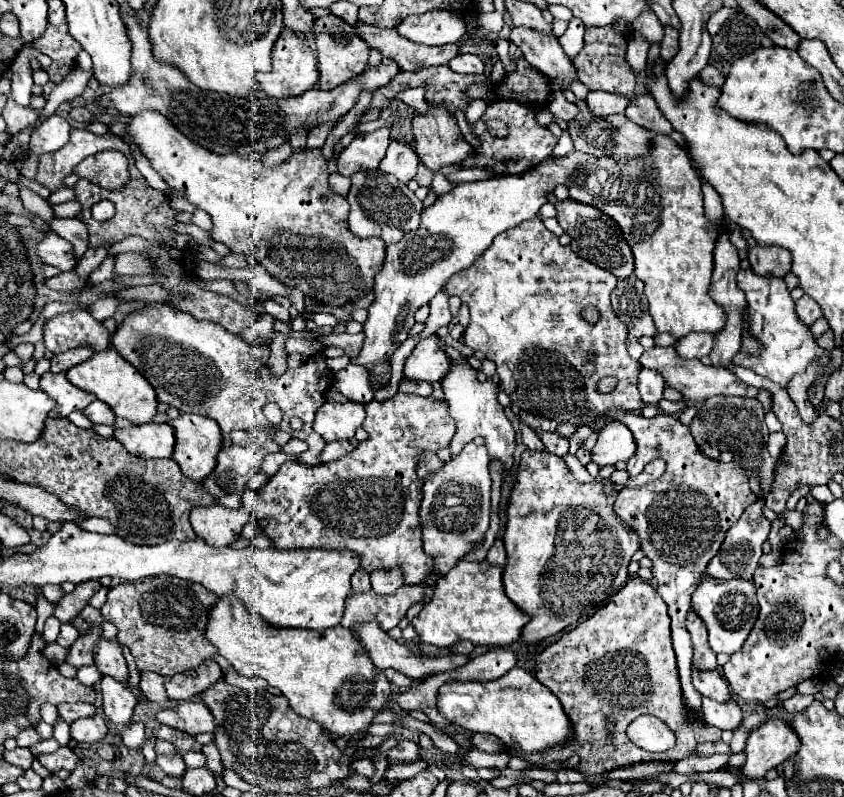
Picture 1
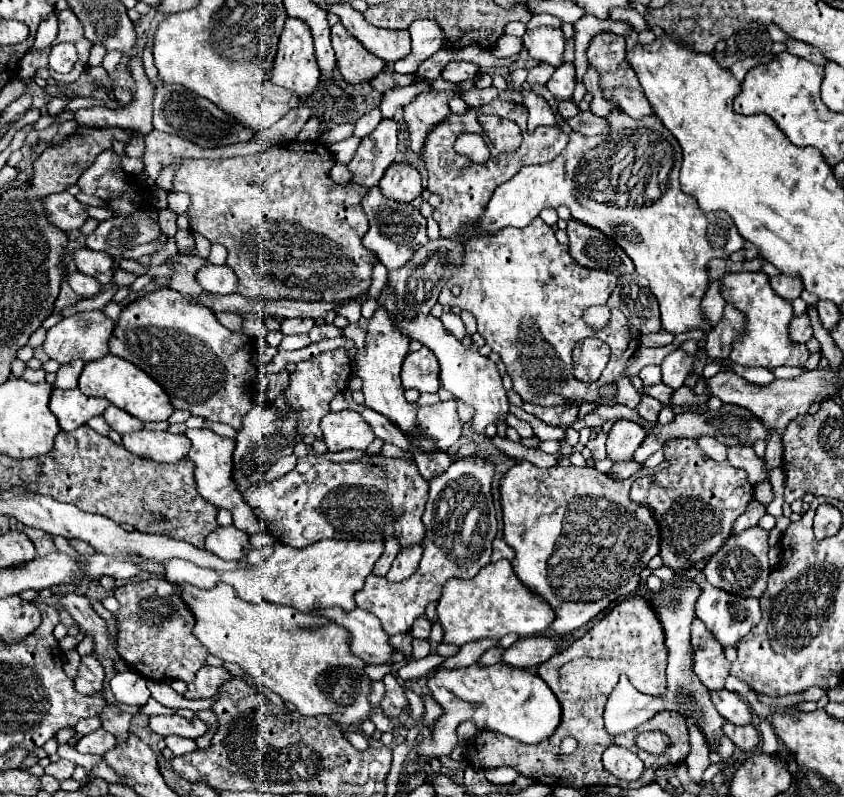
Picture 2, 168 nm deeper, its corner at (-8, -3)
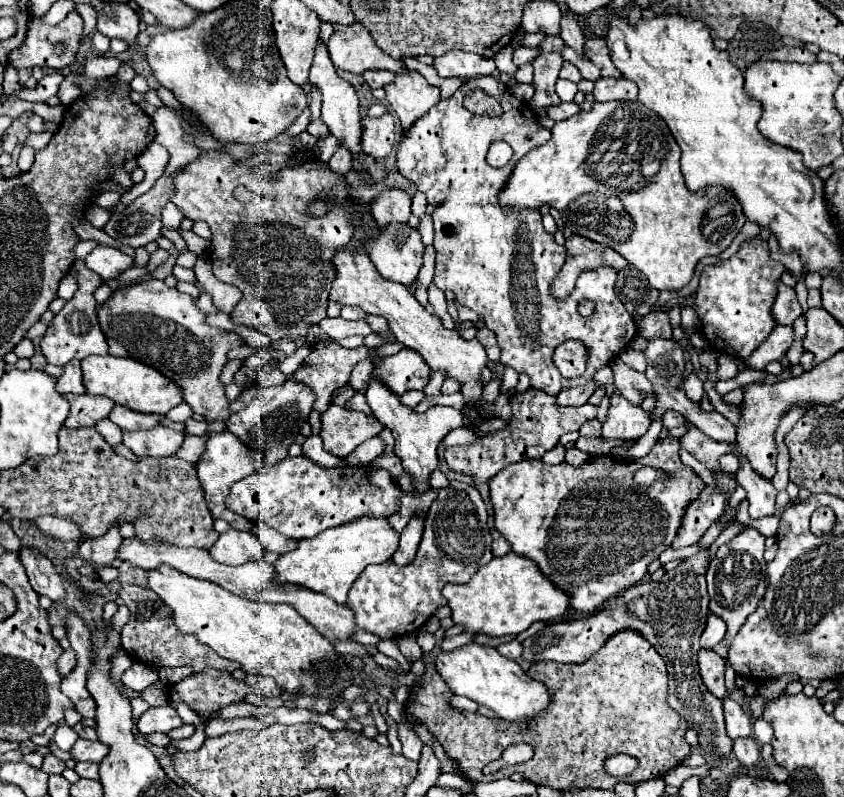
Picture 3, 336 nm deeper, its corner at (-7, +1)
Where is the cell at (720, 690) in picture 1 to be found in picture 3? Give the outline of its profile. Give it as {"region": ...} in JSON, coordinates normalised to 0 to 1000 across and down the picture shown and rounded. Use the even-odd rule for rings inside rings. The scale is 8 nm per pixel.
{"region":[[[857,877],[857,892],[859,892],[859,907],[861,907],[861,922],[866,927],[873,925],[887,925],[890,922],[890,902],[883,897],[880,887],[868,877]]]}

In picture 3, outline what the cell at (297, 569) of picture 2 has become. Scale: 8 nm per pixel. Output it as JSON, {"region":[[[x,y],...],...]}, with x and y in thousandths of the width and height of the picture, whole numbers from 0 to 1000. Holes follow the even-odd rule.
{"region":[[[428,649],[423,654],[395,661],[373,671],[371,676],[357,676],[352,686],[342,694],[335,694],[326,709],[326,729],[331,734],[354,734],[376,744],[395,749],[399,757],[411,754],[411,744],[425,719],[440,706],[459,704],[470,689],[473,671],[463,664],[459,651]]]}

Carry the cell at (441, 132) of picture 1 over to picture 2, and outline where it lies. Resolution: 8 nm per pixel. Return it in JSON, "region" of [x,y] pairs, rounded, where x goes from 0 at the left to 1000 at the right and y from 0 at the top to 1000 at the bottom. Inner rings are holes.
{"region":[[[507,112],[493,119],[483,132],[479,132],[479,152],[483,157],[491,192],[500,189],[502,174],[509,167],[509,162],[533,144],[533,137],[531,137],[533,122],[536,122],[533,114]]]}

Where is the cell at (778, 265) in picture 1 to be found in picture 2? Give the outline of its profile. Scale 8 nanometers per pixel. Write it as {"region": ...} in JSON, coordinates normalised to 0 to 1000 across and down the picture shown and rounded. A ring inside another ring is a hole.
{"region":[[[934,345],[912,348],[912,358],[915,358],[917,368],[931,378],[941,378],[950,368],[950,353],[945,348],[934,348]]]}

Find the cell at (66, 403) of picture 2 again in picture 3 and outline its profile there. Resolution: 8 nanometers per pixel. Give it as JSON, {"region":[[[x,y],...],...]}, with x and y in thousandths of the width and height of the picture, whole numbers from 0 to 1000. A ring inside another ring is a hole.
{"region":[[[105,493],[98,496],[75,496],[84,513],[77,526],[79,538],[91,538],[91,536],[110,536],[115,526],[122,526],[129,521],[129,516],[136,511],[136,506],[127,498],[113,498]]]}

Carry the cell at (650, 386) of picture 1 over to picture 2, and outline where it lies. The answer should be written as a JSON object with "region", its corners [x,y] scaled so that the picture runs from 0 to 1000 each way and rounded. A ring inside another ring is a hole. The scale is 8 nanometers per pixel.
{"region":[[[768,458],[768,460],[763,460],[763,463],[756,468],[756,473],[761,476],[763,486],[777,483],[777,481],[782,481],[782,460],[780,460],[780,458]]]}

